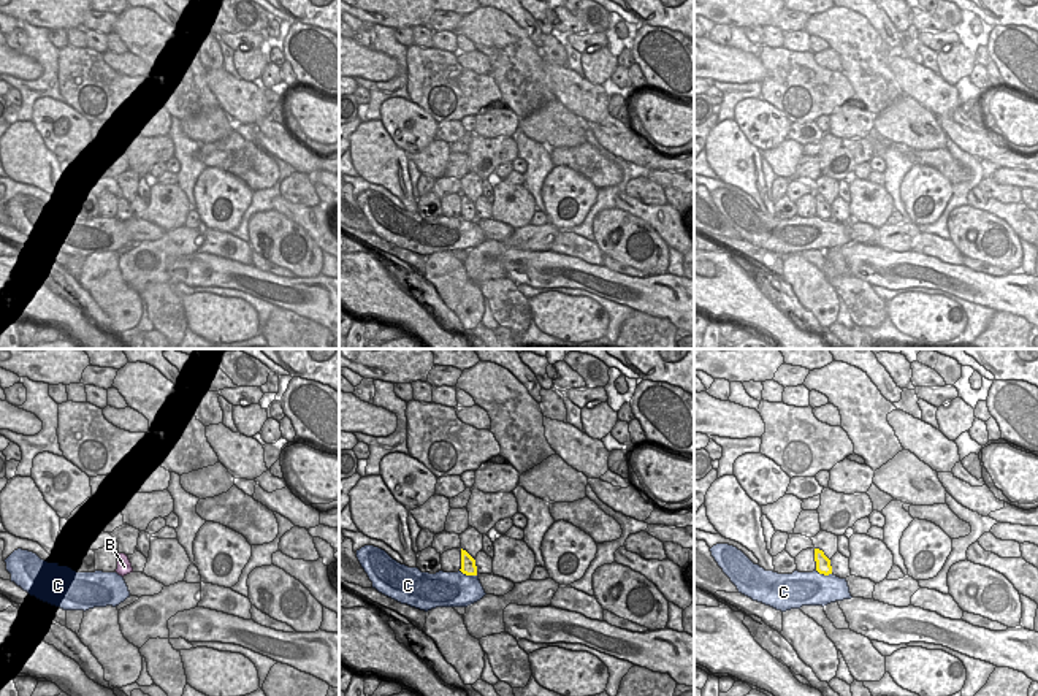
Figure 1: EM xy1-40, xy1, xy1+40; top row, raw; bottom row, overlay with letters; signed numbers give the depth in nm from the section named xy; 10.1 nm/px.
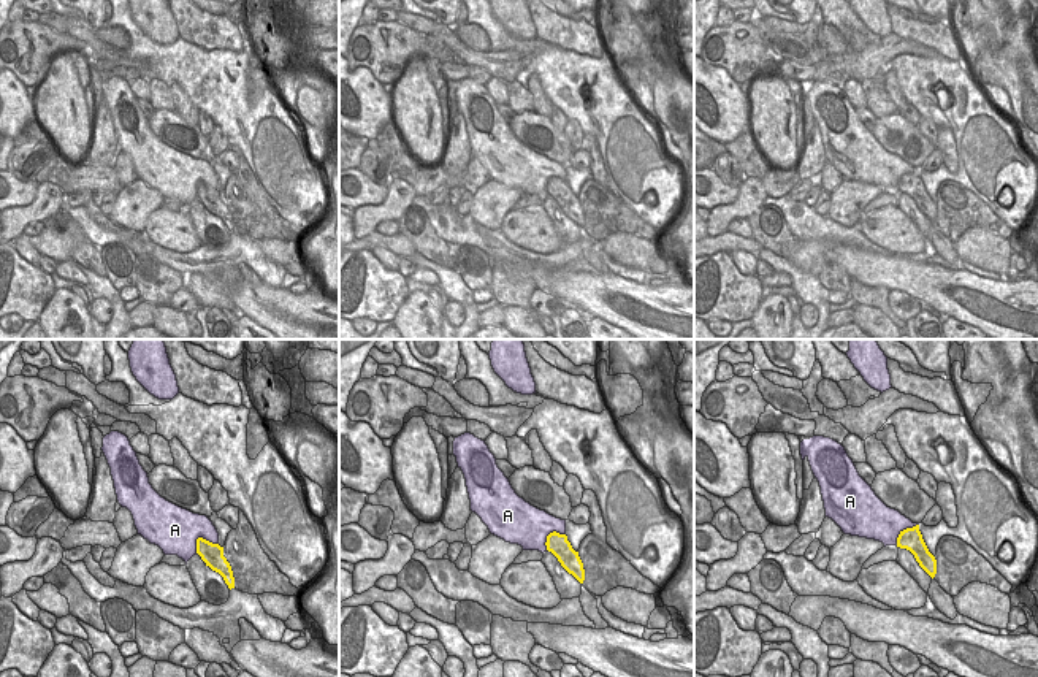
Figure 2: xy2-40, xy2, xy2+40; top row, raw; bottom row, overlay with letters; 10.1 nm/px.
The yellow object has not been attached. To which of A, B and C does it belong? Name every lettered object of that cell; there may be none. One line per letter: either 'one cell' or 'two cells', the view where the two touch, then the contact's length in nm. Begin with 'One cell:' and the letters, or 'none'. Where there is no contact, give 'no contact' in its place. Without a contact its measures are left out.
One cell: B
A: two cells; contact in xy2-40; length 260 nm
B: one cell; no contact
C: two cells; contact in xy1; length 190 nm

